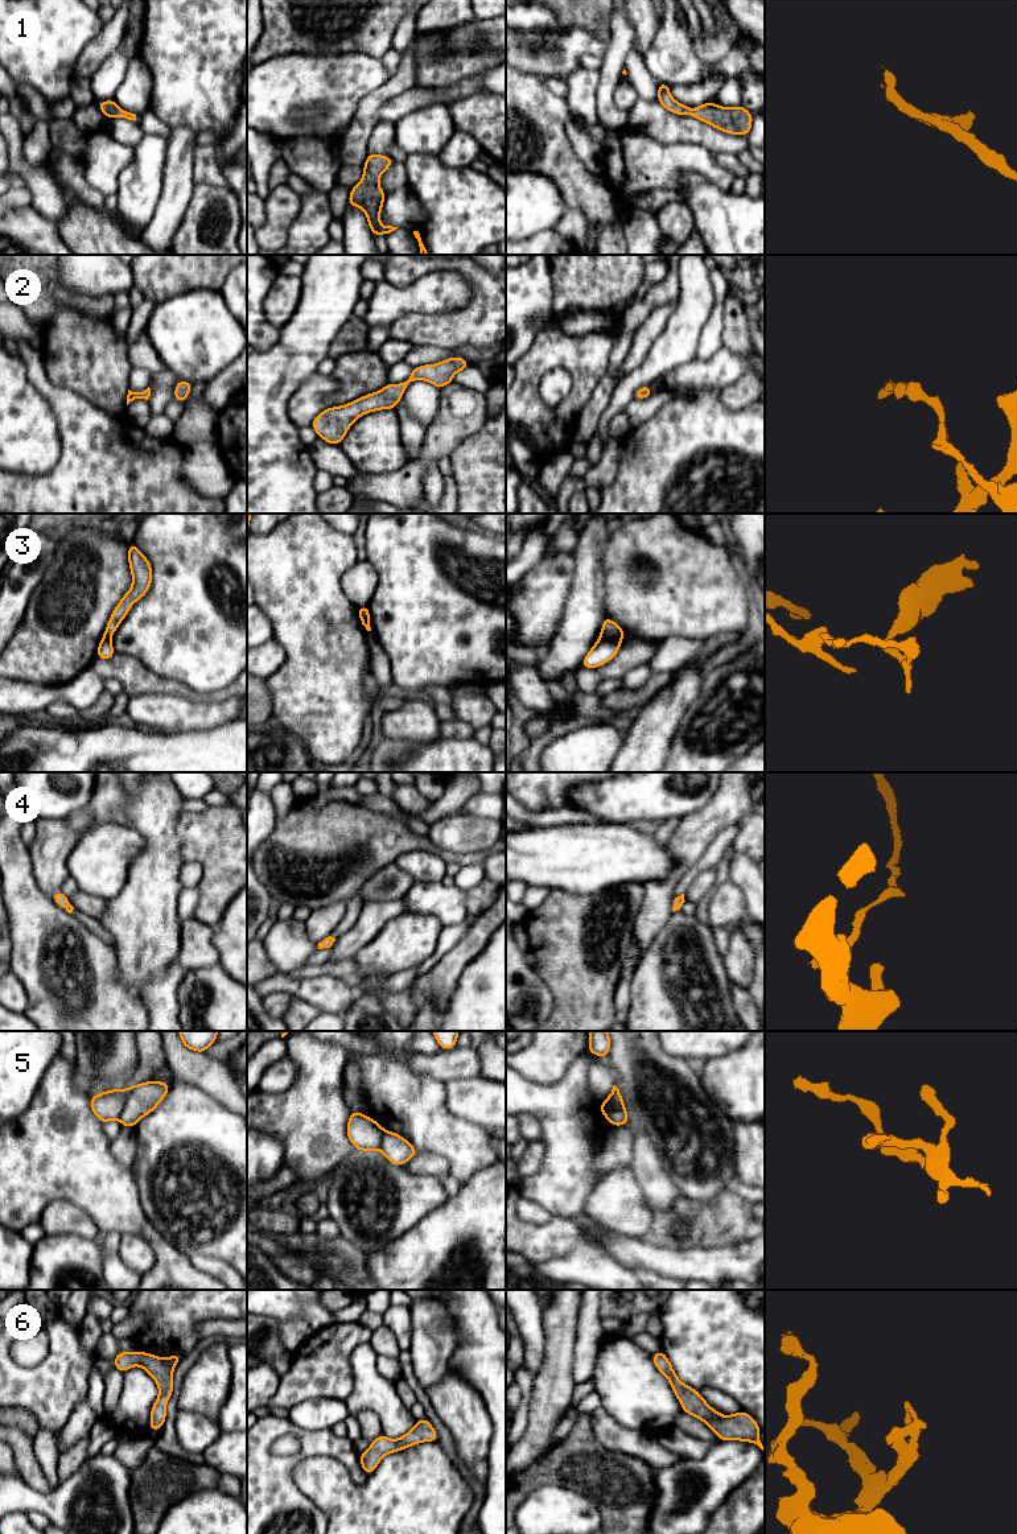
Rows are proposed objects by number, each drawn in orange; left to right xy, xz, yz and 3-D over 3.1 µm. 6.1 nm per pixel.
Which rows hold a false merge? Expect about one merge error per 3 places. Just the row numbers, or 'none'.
3, 5

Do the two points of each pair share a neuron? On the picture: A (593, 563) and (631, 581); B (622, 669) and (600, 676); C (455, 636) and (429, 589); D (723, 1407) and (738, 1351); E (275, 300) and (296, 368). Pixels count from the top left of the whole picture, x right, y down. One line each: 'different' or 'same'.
A: different
B: same
C: same
D: different
E: different

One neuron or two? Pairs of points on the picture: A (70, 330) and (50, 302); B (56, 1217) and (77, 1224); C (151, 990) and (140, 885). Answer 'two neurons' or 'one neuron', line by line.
A: two neurons
B: one neuron
C: two neurons

